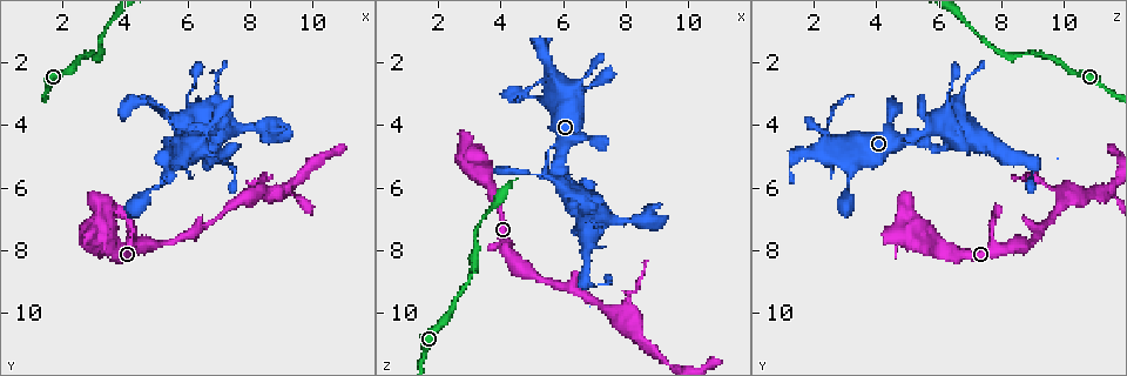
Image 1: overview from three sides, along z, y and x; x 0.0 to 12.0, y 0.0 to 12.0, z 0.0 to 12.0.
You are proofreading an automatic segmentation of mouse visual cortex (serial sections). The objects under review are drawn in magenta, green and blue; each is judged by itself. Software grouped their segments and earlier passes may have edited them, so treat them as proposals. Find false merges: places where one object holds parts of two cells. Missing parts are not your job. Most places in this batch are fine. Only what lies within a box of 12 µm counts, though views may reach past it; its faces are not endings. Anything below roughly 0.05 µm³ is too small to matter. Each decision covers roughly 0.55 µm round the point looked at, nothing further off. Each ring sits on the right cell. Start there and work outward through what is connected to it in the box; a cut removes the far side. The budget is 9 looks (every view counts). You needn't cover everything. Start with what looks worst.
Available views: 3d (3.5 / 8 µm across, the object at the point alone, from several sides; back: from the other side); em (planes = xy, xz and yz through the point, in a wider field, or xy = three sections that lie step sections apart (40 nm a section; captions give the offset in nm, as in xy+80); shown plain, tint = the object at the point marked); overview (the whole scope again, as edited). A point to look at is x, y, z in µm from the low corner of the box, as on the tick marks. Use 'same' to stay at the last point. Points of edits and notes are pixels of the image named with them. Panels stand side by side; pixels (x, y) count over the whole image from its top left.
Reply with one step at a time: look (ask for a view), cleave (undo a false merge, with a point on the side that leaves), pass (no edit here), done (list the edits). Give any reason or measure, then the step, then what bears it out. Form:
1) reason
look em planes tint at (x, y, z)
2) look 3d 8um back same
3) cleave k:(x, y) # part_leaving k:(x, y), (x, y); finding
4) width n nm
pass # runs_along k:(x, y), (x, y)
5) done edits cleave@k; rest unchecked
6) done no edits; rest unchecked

thick turns thin
look 3d 3.5um at (7.4, 6.6, 9.9)

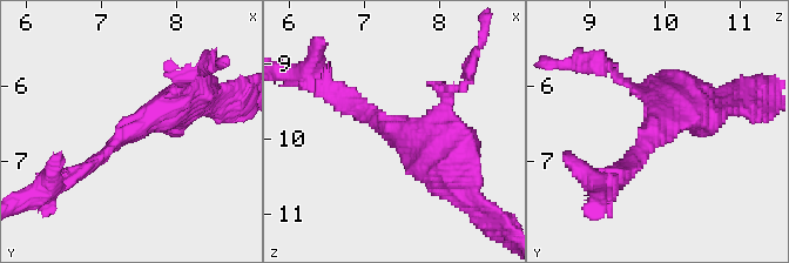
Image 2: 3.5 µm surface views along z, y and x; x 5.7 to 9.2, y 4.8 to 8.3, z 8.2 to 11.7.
look em xy step 2 tint at (7.40, 6.60, 9.90)

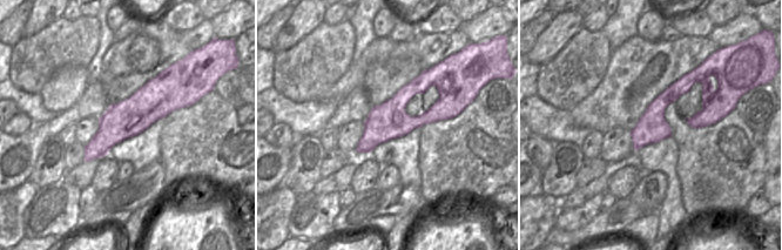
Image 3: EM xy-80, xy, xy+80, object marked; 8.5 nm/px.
pass # continuous, no second cell

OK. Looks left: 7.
thin neck
look 3d 3.5um at (6.4, 4.6, 2.8)

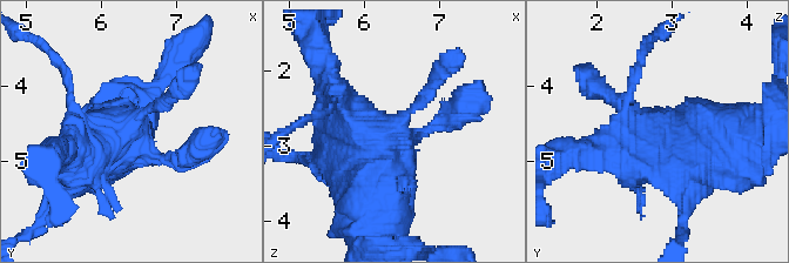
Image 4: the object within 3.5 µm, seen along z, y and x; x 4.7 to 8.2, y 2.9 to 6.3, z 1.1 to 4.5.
shape alone is not enough
look em xy step 2 tint at (6.35, 4.55, 2.85)

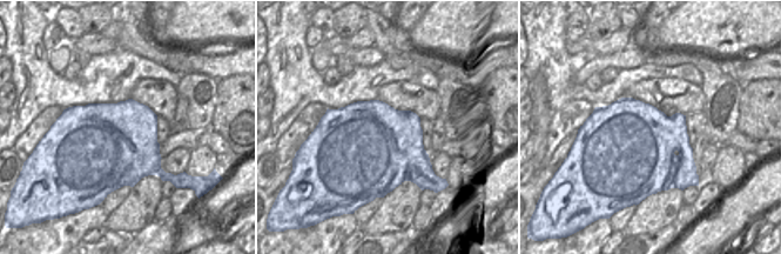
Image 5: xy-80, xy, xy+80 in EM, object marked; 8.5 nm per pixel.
pass # runs_along 4:(370, 226), (370, 148), (330, 87); all the same cell

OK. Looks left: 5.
sharp bend
look 3d 3.5um at (5.2, 5.0, 1.4)

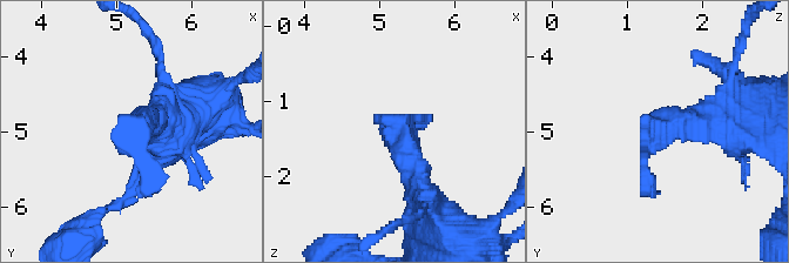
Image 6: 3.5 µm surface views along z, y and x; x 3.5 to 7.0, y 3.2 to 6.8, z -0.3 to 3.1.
shape alone is not enough
look em xy step 5 plain at (5.35, 5.00, 1.40)

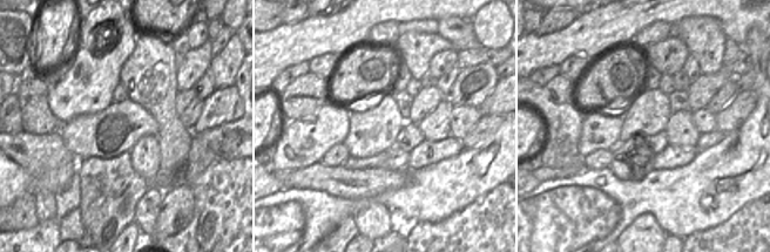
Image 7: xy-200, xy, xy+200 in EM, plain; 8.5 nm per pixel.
look em xy step 5 tint same

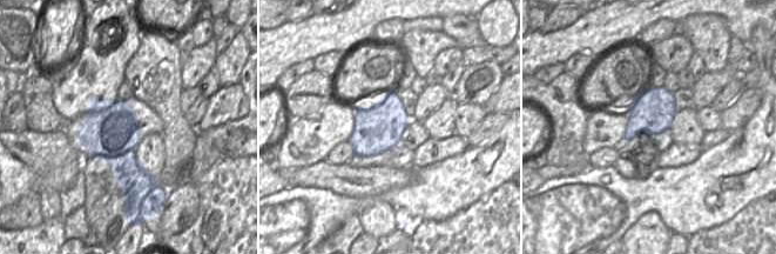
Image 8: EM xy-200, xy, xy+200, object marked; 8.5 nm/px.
pass # runs_along 6:(736, 110), (661, 128), (647, 154), (655, 197); continuous, no second cell

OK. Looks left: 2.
look 3d 3.5um at (6.7, 5.1, 8.9)

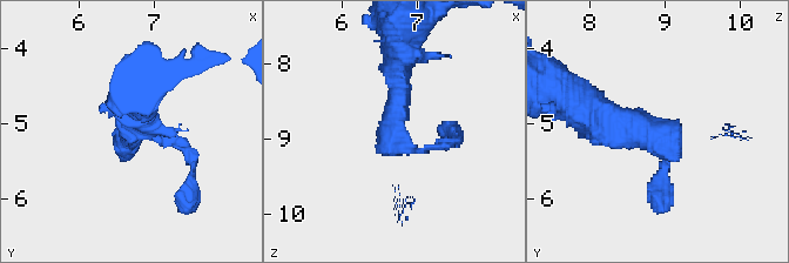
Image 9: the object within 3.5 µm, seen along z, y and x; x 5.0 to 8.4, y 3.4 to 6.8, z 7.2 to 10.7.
shape alone is not enough
look em xy step 5 tint at (6.70, 5.15, 8.90)

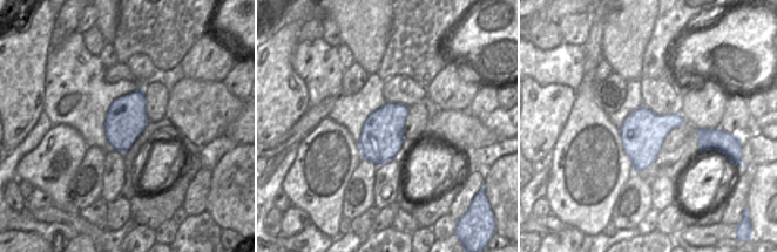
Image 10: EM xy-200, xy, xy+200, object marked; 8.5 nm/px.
pass # runs_along 9:(400, 59), (393, 140), (404, 149), (454, 140); one cell here

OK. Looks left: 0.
done no edits; rest unchecked

